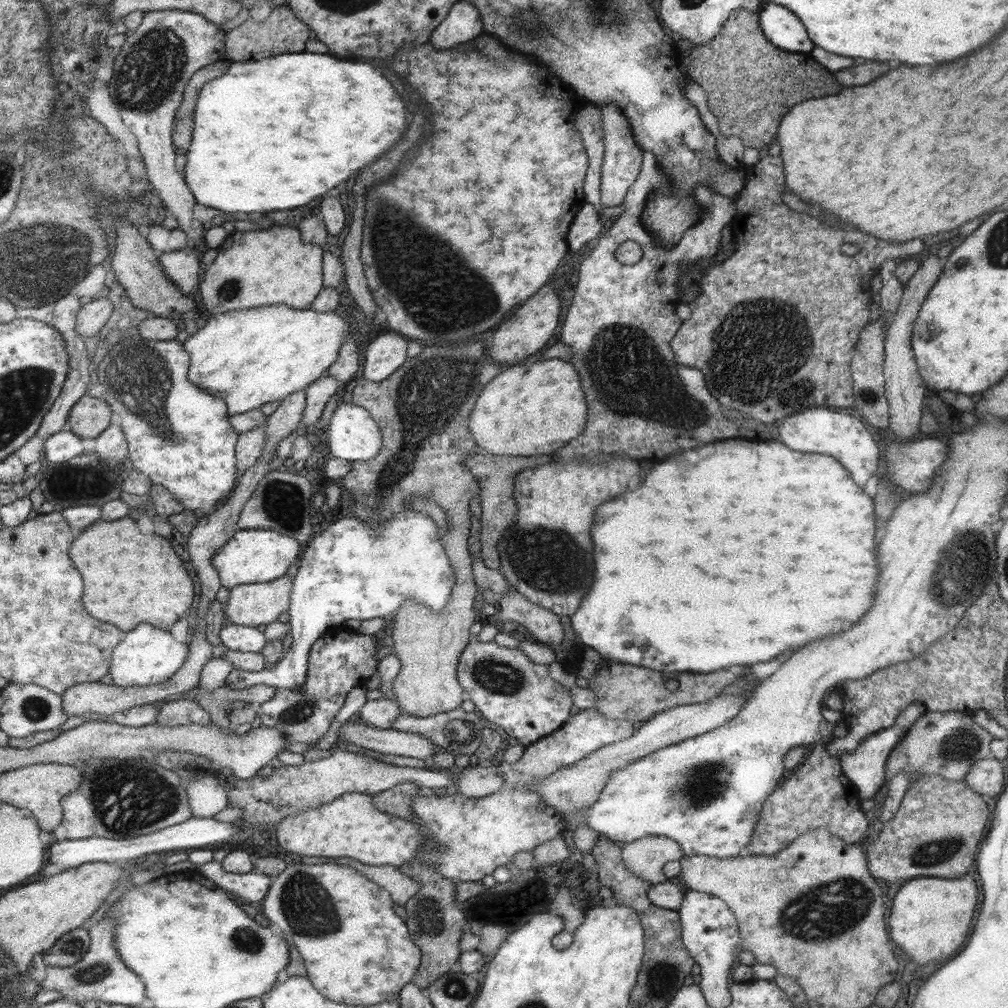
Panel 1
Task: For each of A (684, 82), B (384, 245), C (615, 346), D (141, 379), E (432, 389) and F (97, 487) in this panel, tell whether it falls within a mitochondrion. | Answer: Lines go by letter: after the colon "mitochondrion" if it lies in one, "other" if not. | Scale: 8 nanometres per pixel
A: other
B: mitochondrion
C: mitochondrion
D: mitochondrion
E: mitochondrion
F: other

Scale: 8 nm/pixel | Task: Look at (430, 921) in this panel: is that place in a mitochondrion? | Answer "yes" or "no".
yes

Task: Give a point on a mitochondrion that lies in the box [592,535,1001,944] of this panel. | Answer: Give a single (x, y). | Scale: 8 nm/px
(847, 900)

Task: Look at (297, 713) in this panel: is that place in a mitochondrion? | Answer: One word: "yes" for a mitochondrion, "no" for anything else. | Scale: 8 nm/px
yes

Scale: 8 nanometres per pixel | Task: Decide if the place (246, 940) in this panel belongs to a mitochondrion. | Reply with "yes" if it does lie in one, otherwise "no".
yes

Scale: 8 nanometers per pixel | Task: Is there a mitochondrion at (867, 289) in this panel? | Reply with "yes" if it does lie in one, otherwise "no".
no

